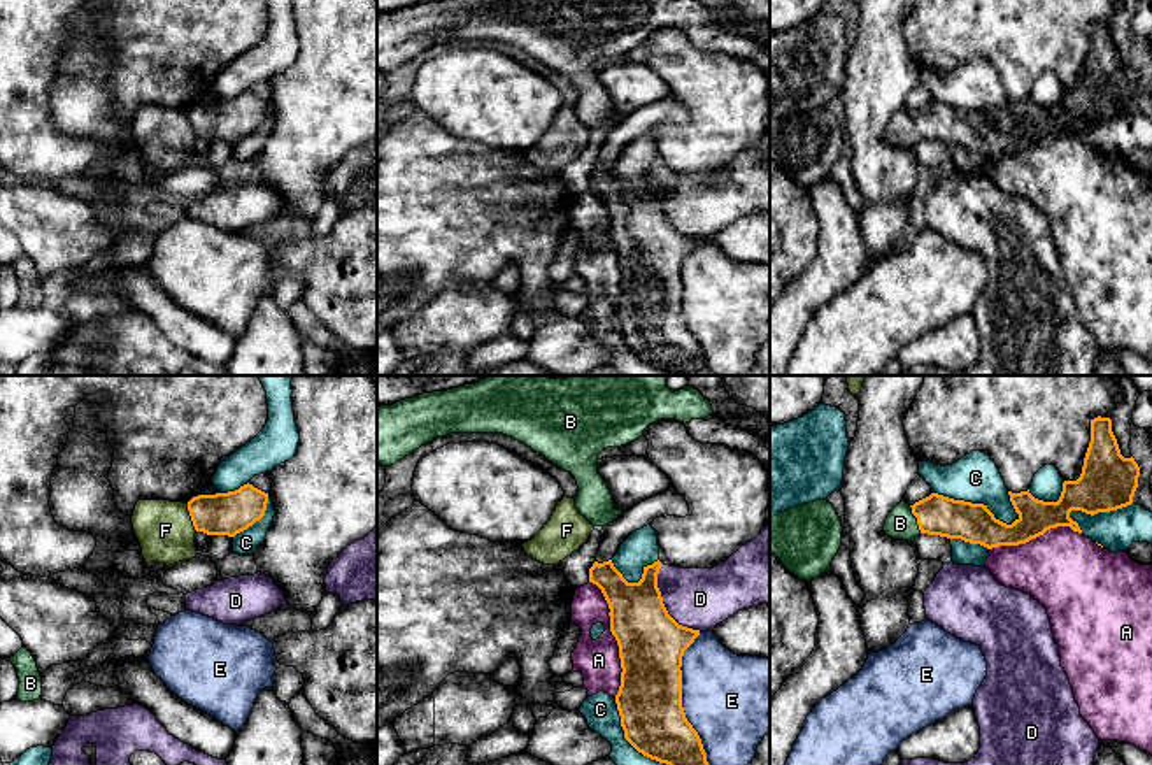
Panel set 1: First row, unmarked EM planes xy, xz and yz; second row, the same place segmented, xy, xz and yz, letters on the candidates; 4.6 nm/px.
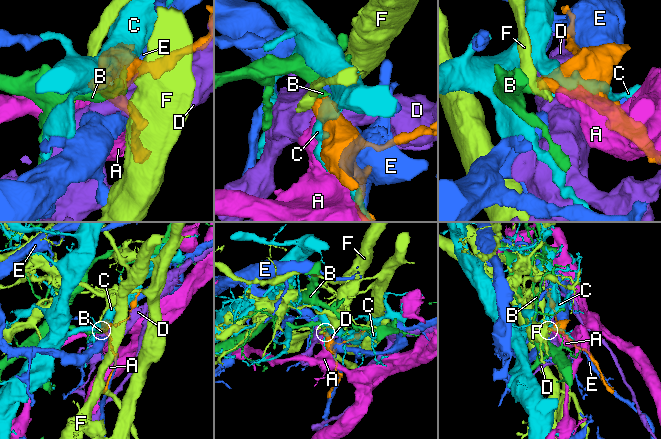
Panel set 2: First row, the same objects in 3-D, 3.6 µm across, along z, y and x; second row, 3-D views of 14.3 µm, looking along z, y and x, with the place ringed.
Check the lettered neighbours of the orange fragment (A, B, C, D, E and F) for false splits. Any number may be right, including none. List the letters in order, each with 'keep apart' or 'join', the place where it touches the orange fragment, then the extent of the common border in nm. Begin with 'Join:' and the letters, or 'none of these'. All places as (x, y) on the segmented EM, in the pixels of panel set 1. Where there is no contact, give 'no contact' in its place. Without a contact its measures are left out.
Join: B
A: keep apart; meets orange in xz at (616, 639); contact 550 nm long
B: join; meets orange in yz at (917, 520); contact 140 nm long
C: keep apart; meets orange in yz at (977, 504); contact 420 nm long
D: keep apart; meets orange in xz at (663, 604); contact 360 nm long
E: keep apart; meets orange in xz at (681, 699); contact 600 nm long
F: keep apart; meets orange in xy at (192, 518); contact 140 nm long

